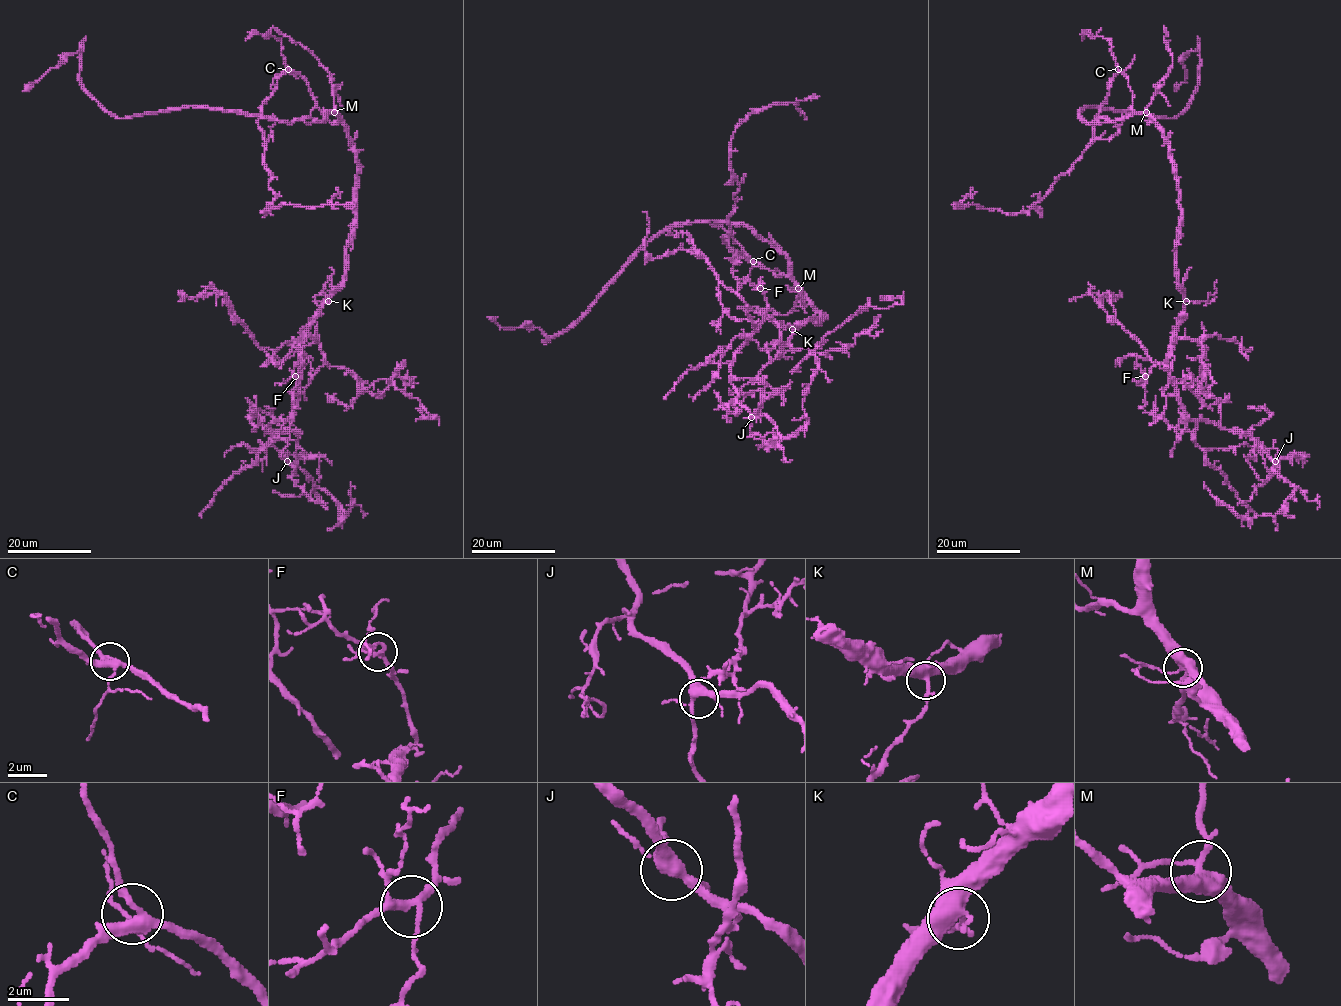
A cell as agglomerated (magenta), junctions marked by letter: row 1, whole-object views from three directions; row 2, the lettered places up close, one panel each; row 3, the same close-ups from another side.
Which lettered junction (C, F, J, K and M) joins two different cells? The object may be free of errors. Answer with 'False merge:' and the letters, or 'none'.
False merge: none

